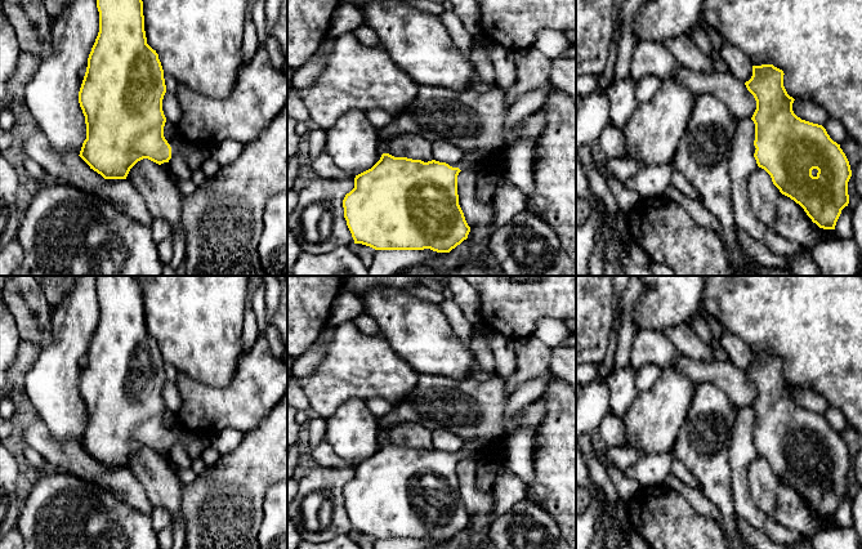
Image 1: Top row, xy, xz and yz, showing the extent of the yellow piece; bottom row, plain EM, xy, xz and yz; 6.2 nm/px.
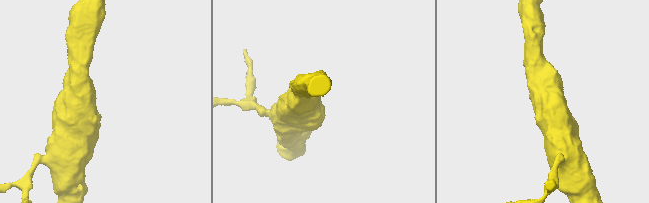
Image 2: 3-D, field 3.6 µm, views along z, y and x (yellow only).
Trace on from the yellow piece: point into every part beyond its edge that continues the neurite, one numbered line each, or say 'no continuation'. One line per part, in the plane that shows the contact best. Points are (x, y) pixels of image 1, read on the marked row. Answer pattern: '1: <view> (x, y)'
1: xy (188, 151)

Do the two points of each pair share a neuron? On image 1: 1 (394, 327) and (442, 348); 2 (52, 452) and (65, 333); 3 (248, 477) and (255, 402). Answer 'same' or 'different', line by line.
1: same
2: different
3: different

